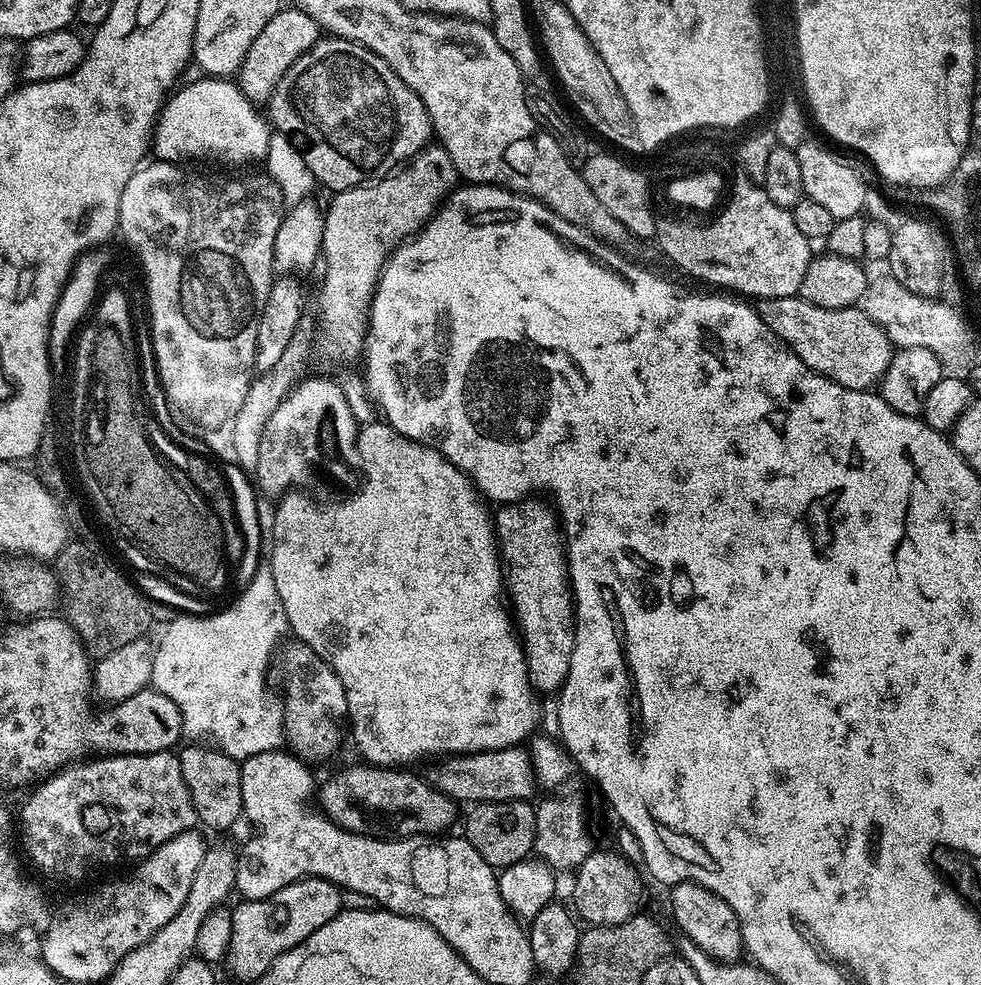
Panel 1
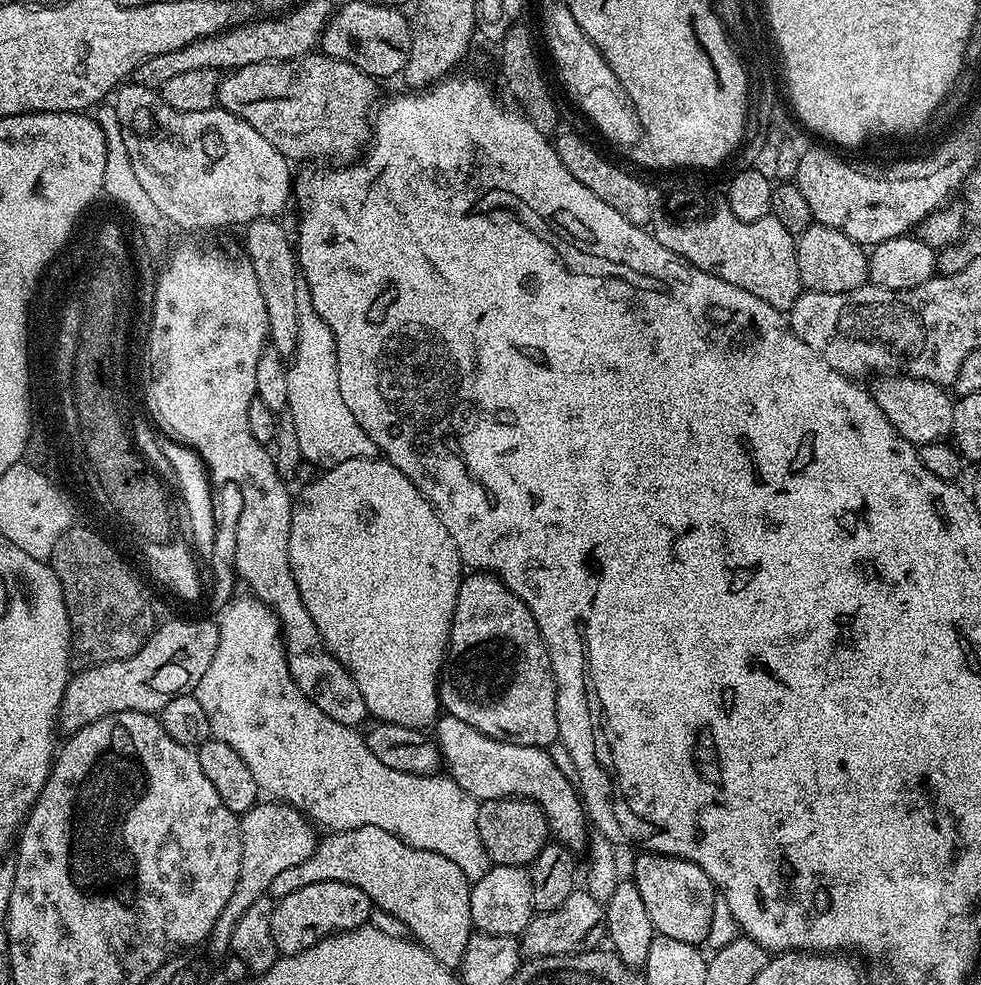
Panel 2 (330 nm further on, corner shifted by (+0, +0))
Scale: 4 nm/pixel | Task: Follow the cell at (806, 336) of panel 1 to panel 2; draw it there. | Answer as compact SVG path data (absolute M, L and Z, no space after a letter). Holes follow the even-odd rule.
M884 374L879 379L874 387L876 405L899 436L910 441L913 446L935 444L951 437L954 400L944 393L947 391L941 385L907 374Z

